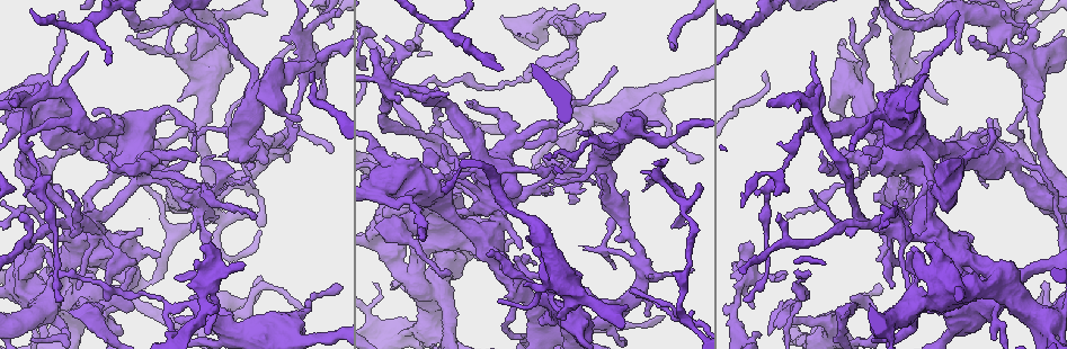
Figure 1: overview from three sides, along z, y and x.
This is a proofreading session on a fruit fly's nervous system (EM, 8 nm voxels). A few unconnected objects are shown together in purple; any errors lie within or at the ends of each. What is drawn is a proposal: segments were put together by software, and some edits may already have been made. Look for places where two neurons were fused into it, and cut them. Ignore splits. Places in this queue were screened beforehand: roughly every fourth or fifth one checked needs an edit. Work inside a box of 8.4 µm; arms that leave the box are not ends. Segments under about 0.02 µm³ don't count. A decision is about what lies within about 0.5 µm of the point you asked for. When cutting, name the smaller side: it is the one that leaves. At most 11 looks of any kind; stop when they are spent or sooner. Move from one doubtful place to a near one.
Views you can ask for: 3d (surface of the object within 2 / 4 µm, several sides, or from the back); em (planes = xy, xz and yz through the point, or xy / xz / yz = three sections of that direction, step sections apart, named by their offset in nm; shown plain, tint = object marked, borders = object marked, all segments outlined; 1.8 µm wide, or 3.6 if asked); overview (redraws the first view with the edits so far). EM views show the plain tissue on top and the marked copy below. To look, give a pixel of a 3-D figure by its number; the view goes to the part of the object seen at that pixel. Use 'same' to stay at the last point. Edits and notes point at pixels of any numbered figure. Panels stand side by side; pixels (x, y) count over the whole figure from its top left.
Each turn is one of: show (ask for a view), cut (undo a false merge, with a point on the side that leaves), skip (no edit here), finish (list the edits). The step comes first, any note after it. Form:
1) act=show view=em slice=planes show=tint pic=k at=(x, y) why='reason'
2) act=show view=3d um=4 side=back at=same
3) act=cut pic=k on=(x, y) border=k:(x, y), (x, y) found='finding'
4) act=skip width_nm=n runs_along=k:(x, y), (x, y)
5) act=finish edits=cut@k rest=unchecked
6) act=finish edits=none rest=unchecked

act=show view=em um=3.6 slice=planes show=tint pic=1 at=(433, 214) why='arms part here'

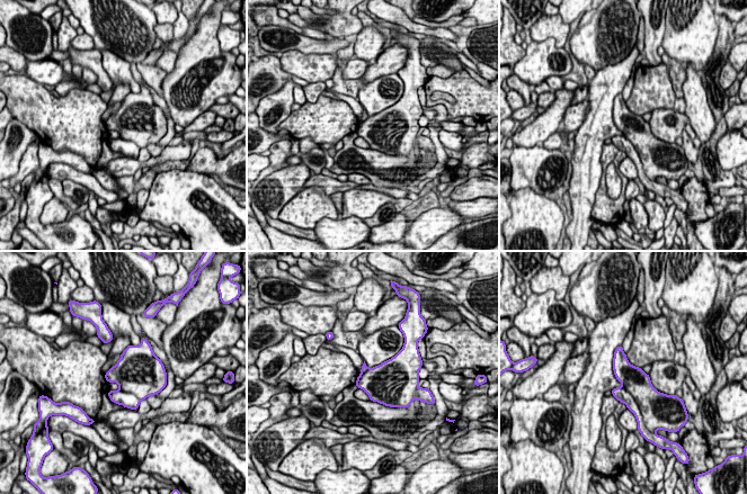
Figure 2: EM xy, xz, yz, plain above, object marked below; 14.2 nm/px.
act=cut pic=2 on=(651, 403) width_nm=420 border=2:(623, 387), (632, 396), (641, 413) found='a second neuron is stuck on'

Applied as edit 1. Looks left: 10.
act=show view=overview

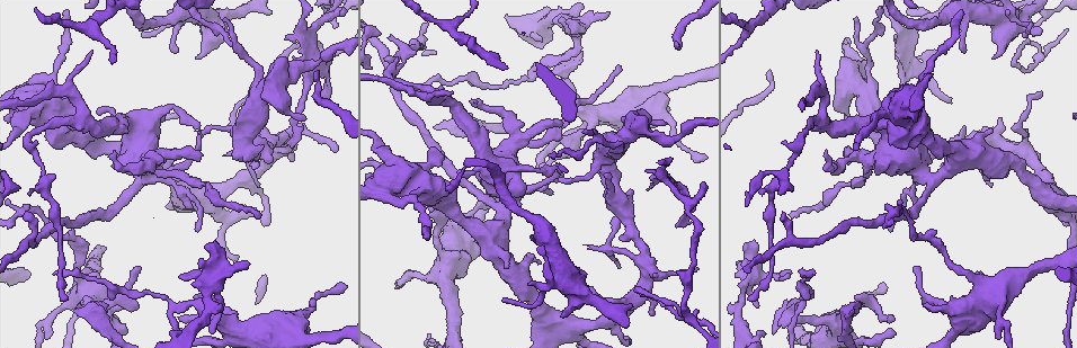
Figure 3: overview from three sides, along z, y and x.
act=show view=em slice=yz step=16 show=tint pic=3 at=(562, 71) why='a fork'

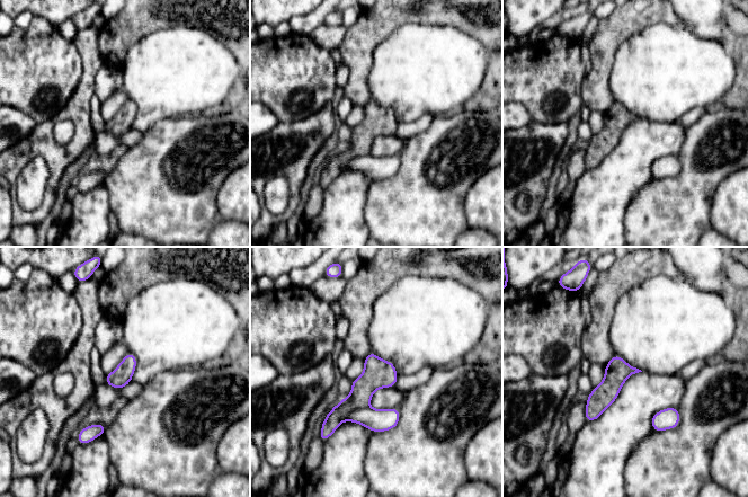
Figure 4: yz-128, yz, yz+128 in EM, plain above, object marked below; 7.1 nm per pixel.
act=cut pic=4 on=(363, 388) found='a second neuron is stuck on'

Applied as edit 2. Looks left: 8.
act=show view=overview

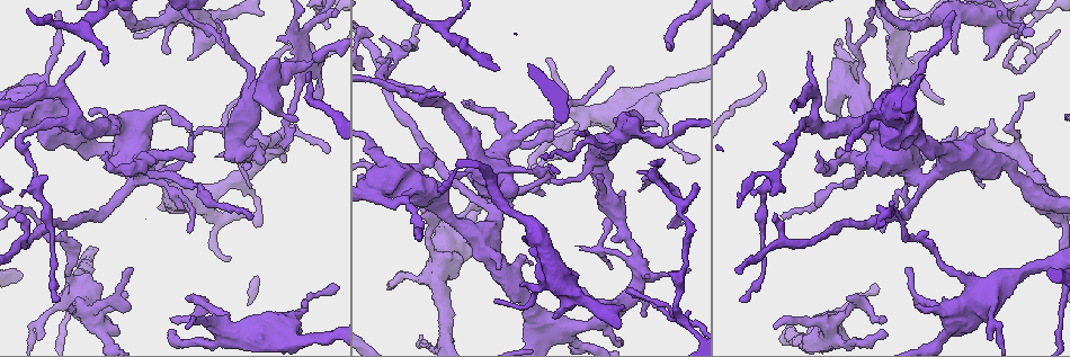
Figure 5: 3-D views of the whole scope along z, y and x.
act=show view=3d um=2 pic=5 at=(654, 116) why='sudden change in width'

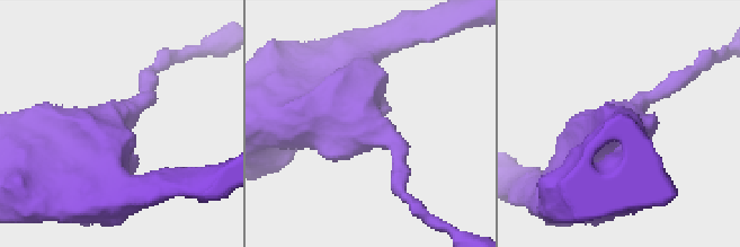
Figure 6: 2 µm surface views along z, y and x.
act=show view=em slice=planes show=borders pic=6 at=(365, 126) why='shape alone is not enough'

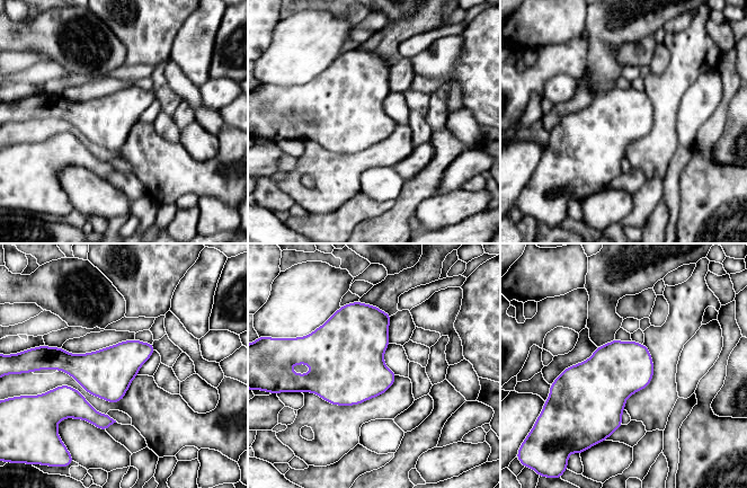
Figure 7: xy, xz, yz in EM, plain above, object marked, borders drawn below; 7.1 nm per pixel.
act=skip found='all the same neuron'

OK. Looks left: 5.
act=finish edits=cut@2,cut@4 rest=unchecked

